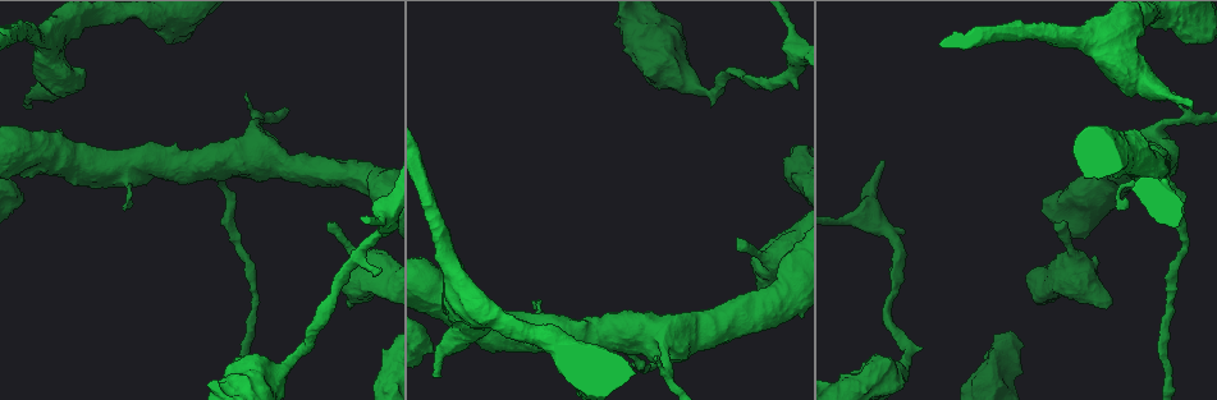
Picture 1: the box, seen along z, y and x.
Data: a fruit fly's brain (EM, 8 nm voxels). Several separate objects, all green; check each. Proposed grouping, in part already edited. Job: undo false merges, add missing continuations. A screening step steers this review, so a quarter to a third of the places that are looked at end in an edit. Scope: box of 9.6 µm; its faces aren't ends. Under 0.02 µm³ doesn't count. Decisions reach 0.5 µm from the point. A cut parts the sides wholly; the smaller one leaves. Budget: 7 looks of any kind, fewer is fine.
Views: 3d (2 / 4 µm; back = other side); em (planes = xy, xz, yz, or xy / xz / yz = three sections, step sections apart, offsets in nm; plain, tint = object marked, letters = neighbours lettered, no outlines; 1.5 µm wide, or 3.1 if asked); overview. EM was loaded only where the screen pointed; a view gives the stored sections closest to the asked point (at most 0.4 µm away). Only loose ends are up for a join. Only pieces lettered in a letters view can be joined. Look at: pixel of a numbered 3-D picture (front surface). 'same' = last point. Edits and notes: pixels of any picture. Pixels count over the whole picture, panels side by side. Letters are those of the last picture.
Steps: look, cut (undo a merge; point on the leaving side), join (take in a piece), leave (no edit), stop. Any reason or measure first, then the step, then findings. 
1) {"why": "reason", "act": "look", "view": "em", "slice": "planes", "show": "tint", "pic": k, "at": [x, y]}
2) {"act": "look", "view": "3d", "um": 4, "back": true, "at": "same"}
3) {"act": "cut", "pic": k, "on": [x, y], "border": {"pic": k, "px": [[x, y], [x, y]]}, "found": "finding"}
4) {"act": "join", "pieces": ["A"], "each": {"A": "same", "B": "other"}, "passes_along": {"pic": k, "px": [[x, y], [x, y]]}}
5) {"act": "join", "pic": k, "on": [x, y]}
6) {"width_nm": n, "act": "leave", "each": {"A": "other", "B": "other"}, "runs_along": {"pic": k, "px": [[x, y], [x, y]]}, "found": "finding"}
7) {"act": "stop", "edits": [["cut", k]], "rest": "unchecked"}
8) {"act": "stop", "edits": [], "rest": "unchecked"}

{"why": "tapers out", "act": "look", "view": "3d", "um": 2, "pic": 1, "at": [123, 209]}

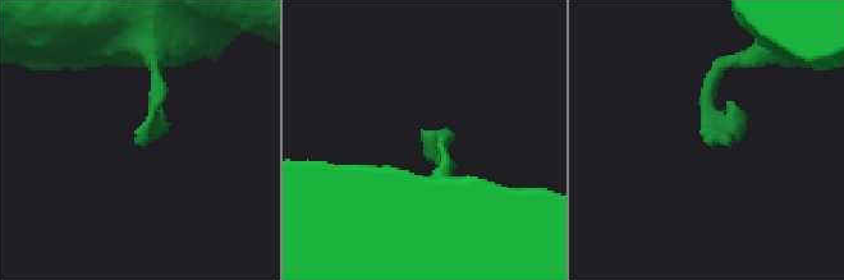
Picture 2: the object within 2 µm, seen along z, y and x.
{"why": "shape alone is not enough", "act": "look", "view": "em", "slice": "xy", "step": 8, "show": "letters", "pic": 2, "at": [142, 140]}

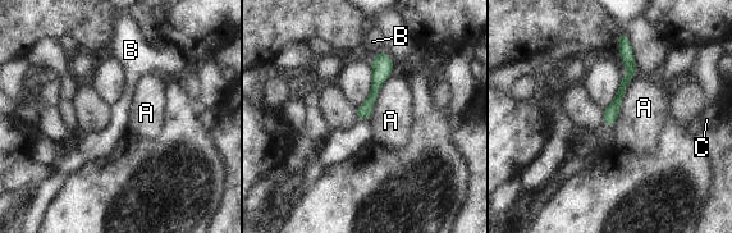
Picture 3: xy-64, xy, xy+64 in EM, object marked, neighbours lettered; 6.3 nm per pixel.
{"act": "look", "view": "em", "slice": "xz", "step": 4, "show": "letters", "at": "same"}

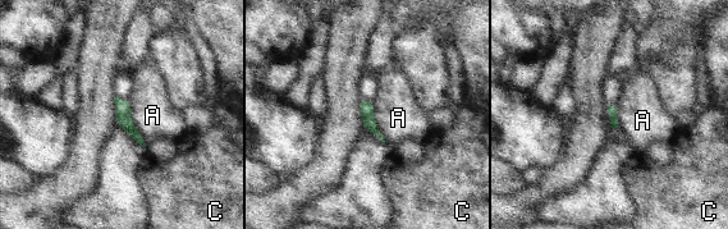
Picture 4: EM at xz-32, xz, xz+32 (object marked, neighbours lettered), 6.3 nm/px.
{"act": "leave", "each": {"A": "other", "C": "other"}, "runs_along": {"pic": 4, "px": [[118, 101], [124, 122], [138, 138]]}, "found": "none of them fits"}

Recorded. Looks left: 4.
{"why": "branch stops here", "act": "look", "view": "3d", "um": 2, "pic": 1, "at": [437, 376]}

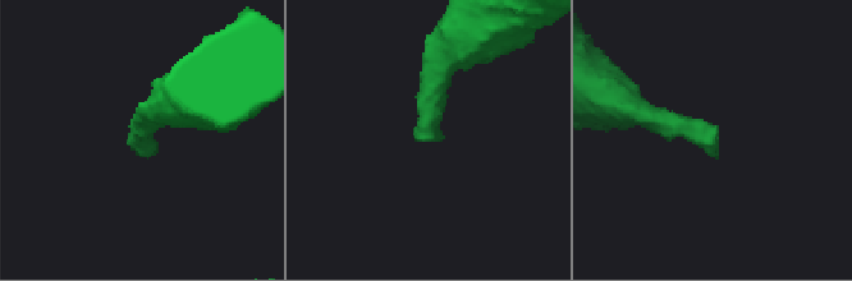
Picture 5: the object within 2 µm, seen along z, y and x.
{"act": "look", "view": "em", "slice": "xz", "step": 4, "show": "tint", "pic": 5, "at": [437, 141]}

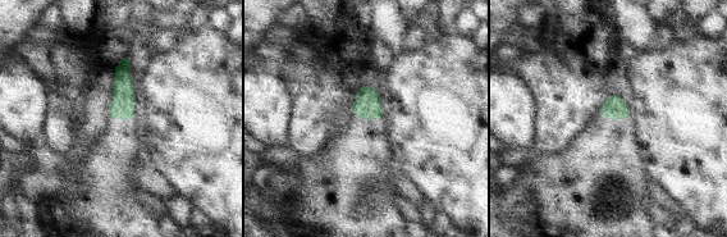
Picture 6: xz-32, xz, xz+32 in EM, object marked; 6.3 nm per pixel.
{"why": "cut it another way", "act": "look", "view": "em", "slice": "planes", "show": "letters", "at": "same"}

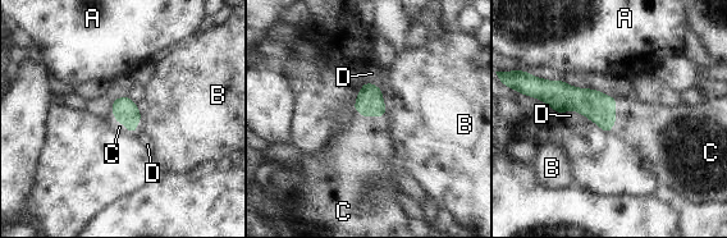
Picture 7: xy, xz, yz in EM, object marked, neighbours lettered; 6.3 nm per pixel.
{"act": "join", "pieces": ["C"], "each": {"A": "other", "B": "other", "C": "same", "D": "other"}, "passes_along": {"pic": 7, "px": [[124, 109], [122, 122], [119, 127]]}, "found": "the neuron continues"}

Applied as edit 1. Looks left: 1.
{"act": "stop", "edits": [["join", 7]], "rest": "unchecked"}

